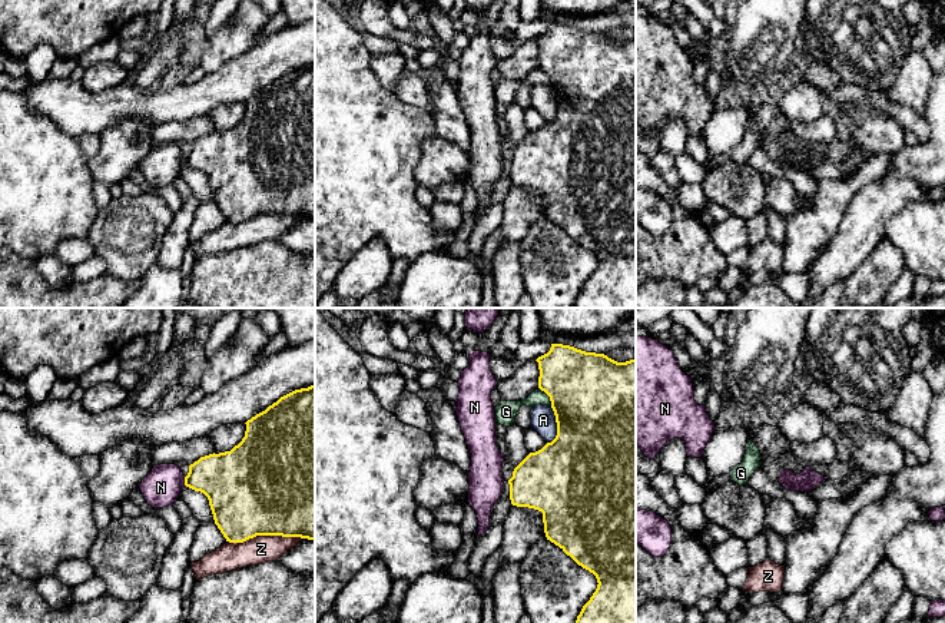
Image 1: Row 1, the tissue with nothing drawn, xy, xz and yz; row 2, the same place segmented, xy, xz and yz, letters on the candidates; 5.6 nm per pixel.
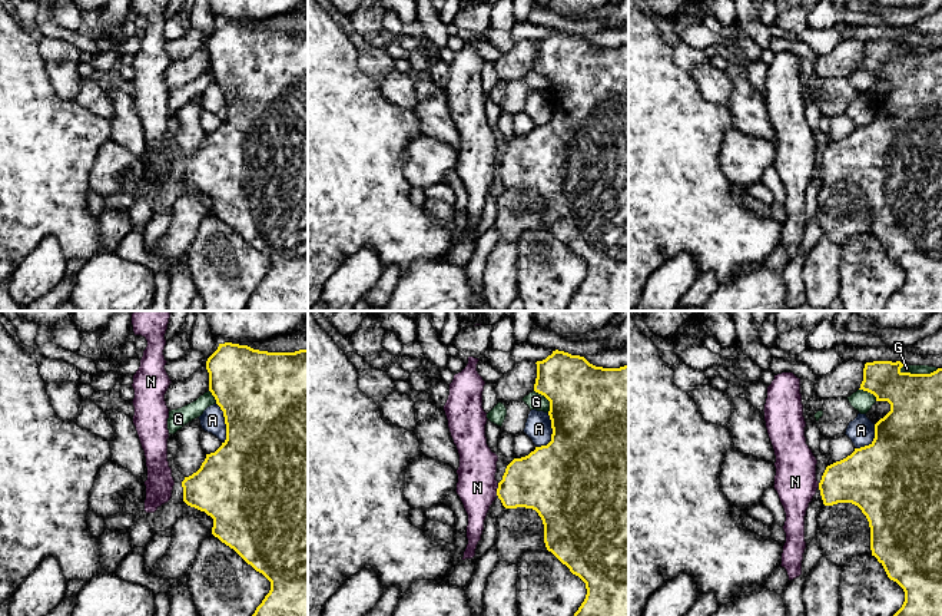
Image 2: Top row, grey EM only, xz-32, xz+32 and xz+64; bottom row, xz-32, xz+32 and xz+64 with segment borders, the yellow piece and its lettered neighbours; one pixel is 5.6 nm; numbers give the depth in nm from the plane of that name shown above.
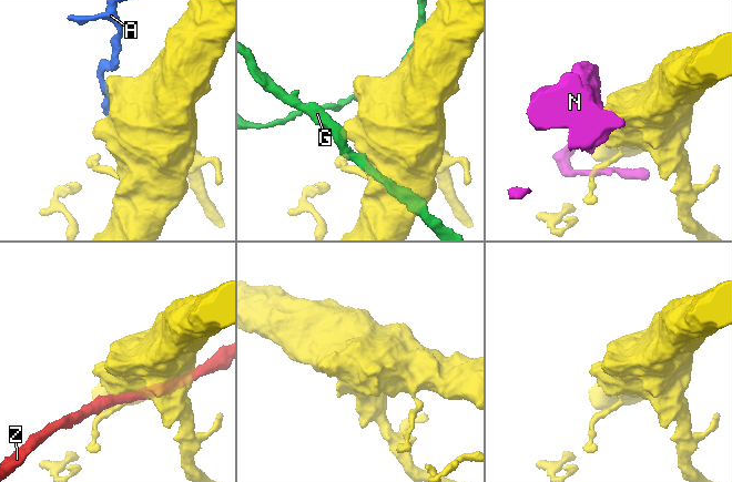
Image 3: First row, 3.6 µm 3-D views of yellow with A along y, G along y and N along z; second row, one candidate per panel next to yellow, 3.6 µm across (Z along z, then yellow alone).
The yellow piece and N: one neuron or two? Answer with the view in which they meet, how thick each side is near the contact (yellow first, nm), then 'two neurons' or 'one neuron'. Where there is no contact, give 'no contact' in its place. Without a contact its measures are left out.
meets yellow in xy; 320 nm thick on the yellow side, 220 nm on the other; two neurons

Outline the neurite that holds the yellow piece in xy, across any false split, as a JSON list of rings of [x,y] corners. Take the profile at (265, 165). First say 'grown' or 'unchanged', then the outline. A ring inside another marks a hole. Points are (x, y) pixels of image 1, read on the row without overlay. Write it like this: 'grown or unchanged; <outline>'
unchanged; [[[315,63],[281,76],[245,103],[245,116],[231,130],[189,145],[185,165],[208,176],[215,203],[229,222],[256,215],[315,219]]]

